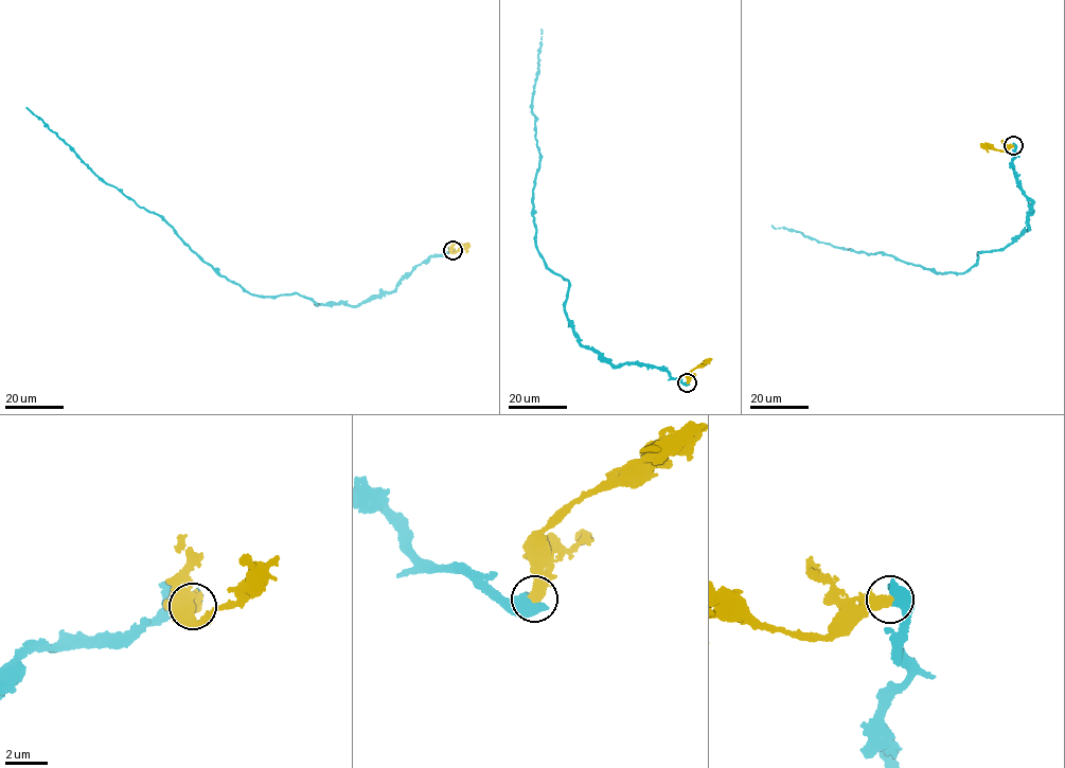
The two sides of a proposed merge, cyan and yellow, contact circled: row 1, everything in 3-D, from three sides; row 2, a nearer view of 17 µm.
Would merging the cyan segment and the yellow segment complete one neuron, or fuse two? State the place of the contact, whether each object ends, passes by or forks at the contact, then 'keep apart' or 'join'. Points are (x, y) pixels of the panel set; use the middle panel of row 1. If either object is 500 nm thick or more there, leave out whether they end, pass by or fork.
at (687, 382); join

